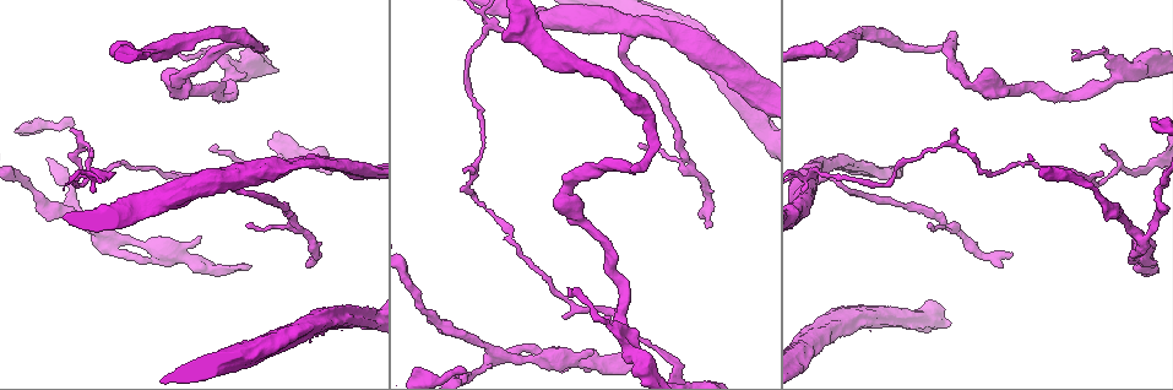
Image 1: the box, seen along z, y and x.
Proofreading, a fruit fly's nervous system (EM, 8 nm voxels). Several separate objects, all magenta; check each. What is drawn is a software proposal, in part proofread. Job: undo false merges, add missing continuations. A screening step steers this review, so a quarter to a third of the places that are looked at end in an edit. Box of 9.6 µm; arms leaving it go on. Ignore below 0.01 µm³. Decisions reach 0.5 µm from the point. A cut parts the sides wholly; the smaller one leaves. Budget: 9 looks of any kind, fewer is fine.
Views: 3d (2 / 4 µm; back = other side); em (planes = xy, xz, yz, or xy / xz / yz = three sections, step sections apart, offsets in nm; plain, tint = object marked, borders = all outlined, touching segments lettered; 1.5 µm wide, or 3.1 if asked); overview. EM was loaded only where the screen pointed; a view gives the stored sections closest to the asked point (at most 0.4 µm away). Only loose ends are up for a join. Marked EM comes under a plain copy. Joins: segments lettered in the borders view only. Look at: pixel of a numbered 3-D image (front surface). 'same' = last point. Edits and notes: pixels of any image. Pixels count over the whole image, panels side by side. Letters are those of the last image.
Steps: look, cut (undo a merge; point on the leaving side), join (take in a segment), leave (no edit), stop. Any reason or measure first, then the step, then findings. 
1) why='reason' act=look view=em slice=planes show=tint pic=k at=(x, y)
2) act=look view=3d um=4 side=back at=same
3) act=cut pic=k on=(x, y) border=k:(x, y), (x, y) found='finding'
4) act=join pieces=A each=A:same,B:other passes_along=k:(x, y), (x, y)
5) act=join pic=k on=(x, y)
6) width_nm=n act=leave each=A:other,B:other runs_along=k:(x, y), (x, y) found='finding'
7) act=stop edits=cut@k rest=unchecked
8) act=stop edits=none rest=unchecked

why='tapers out' act=look view=em slice=planes show=borders pic=1 at=(607, 317)

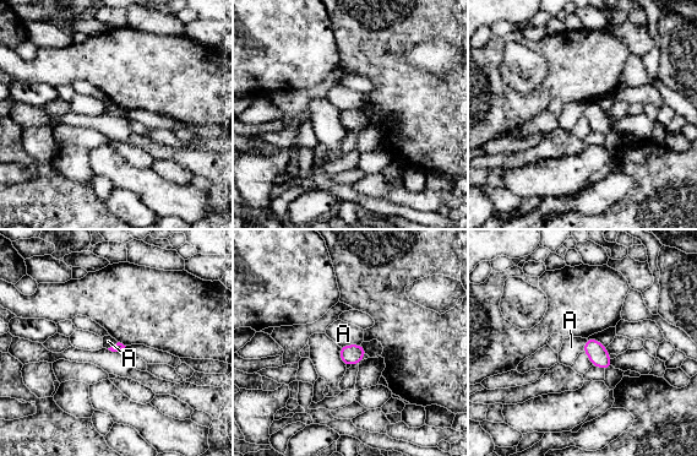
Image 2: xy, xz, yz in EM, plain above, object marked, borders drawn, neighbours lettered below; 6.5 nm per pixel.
longest_contact=A:140nm act=leave each=A:other border=2:(360, 343), (348, 343), (341, 347) found='no lettered segment goes on from it'

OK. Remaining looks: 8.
why='branch stops here' act=look view=3d um=2 pic=1 at=(198, 236)

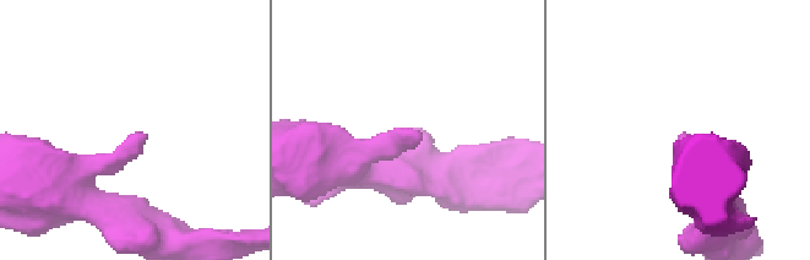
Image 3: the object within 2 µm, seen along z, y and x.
why='need the tissue' act=look view=em slice=planes show=borders pic=3 at=(683, 134)

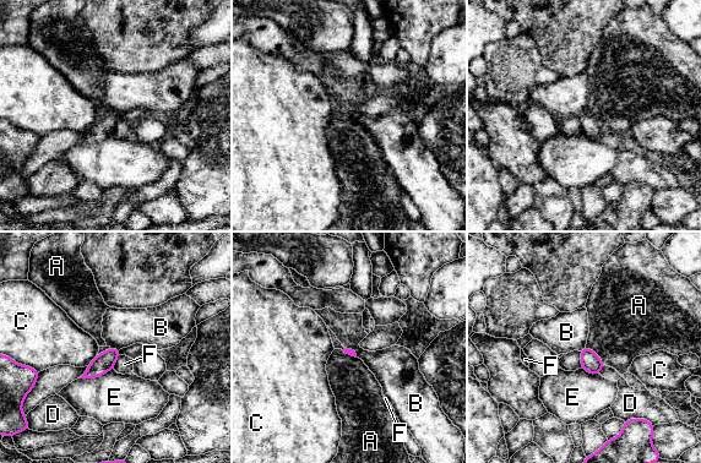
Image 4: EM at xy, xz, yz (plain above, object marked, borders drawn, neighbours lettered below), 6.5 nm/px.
act=leave each=A:other,B:other,C:other,D:other,E:other,F:other border=4:(109, 346), (119, 349) found='none of them fits'

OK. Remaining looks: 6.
why='an open end' act=look view=3d um=4 pic=1 at=(707, 227)

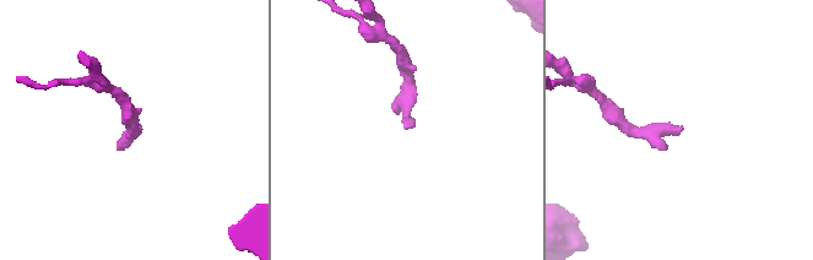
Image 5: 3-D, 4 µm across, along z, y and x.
why='shape alone is not enough' act=look view=em slice=planes show=borders pic=5 at=(682, 127)

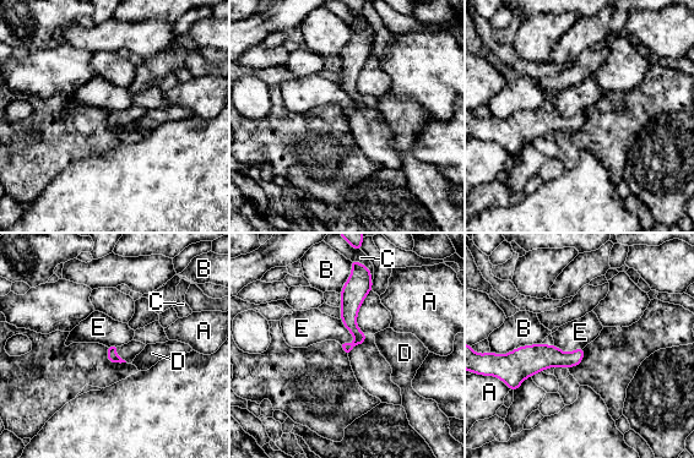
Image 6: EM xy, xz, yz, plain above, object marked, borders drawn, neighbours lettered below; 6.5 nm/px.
act=leave each=A:other,B:other,C:other,D:other,E:other runs_along=6:(353, 277), (357, 341), (347, 348) found='no lettered segment goes on from it'

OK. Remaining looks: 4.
why='free end' act=look view=3d um=4 pic=1 at=(310, 165)

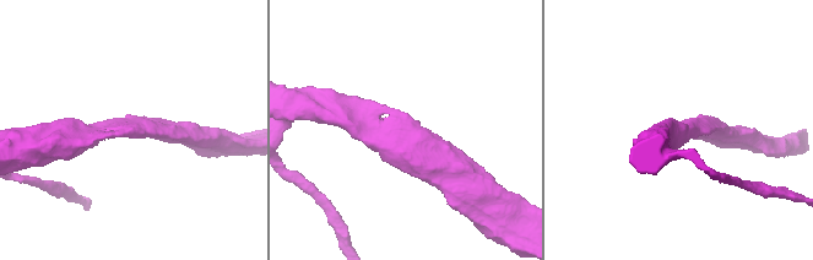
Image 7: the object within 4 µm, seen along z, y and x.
act=look view=em slice=planes show=borders pic=7 at=(131, 130)

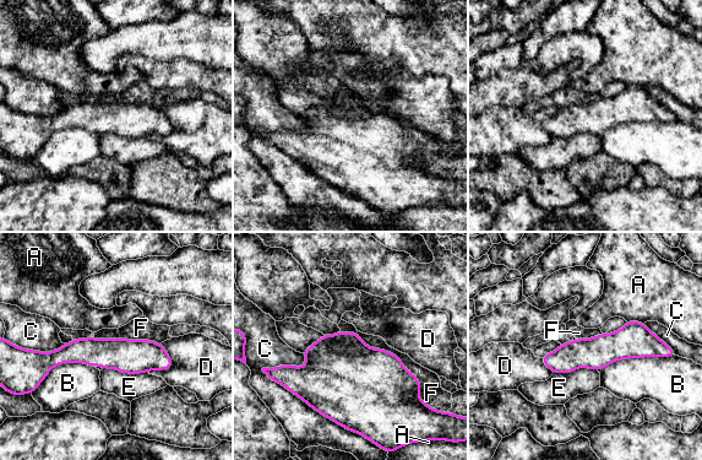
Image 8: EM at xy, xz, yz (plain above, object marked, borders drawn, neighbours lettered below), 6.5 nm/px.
act=leave each=A:other,B:other,C:other,D:other,E:other,F:other runs_along=8:(169, 362), (65, 353), (42, 363) found='none of them fits'

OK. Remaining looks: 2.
act=stop edits=none rest=unchecked

